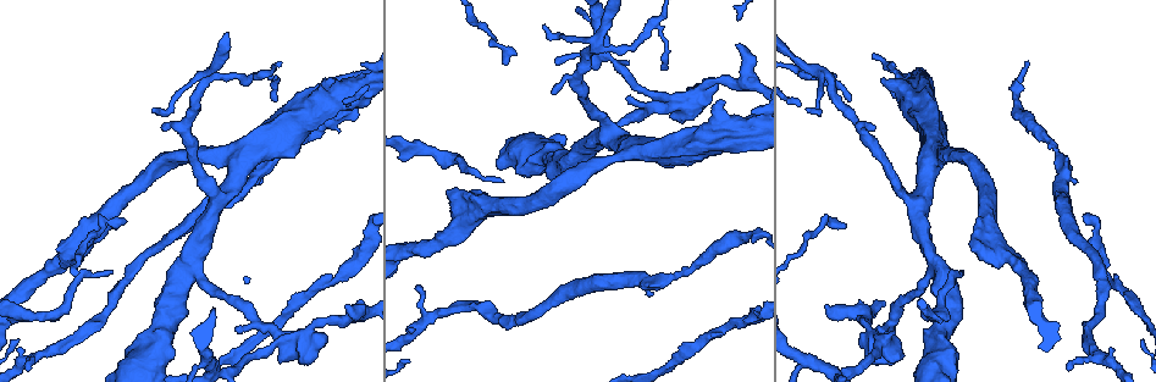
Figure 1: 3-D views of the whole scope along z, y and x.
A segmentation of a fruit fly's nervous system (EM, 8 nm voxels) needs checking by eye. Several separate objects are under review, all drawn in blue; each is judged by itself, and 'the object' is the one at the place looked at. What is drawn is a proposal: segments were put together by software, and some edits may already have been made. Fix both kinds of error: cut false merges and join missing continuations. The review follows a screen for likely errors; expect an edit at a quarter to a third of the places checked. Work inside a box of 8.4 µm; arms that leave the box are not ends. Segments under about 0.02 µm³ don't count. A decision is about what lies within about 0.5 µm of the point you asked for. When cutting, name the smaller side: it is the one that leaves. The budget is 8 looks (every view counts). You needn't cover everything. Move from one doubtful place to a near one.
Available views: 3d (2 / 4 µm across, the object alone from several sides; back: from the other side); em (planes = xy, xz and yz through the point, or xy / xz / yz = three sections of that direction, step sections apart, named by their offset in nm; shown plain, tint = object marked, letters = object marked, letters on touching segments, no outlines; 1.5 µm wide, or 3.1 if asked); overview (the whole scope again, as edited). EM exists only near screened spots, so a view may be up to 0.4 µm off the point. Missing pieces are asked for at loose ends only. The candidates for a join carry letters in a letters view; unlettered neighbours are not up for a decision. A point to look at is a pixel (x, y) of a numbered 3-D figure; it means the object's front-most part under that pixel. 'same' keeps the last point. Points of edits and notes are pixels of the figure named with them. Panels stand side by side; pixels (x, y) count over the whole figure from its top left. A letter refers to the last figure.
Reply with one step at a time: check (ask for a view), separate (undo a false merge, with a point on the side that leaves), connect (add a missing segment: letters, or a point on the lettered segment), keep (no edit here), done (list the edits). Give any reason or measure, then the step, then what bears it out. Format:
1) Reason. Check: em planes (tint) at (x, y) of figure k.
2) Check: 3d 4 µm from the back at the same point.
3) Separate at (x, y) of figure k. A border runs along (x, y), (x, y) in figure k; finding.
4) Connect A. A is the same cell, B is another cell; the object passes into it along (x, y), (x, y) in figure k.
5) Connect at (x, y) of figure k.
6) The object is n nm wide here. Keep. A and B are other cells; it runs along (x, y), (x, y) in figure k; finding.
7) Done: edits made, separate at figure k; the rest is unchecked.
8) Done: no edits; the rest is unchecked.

Check: 3d 2 µm at (808, 113) of figure 1.

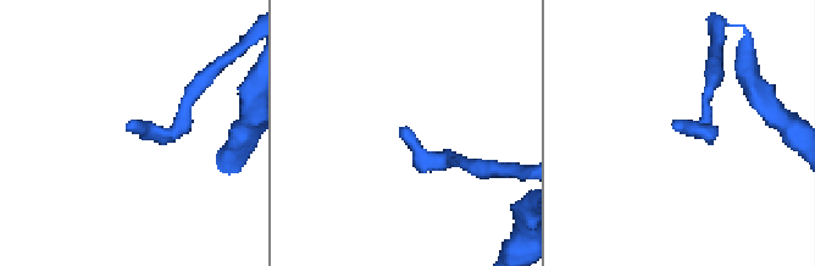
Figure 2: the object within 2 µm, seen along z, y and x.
Check: em planes (letters) at (676, 128) of figure 2.

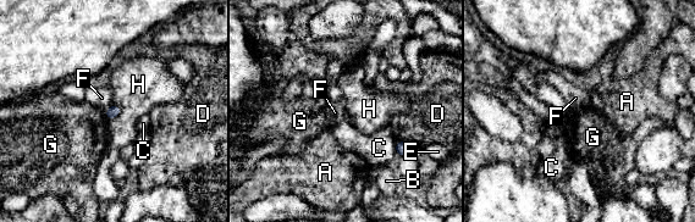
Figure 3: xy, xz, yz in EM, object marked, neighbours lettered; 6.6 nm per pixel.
The object is 80 nm wide here; the longest contact is with D, 130 nm. Keep. A, B, C, D, E, F, G and H are other cells; no lettered segment goes on from it.

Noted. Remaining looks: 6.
Abrupt turn. Check: em planes (letters) at (650, 30) of figure 1.

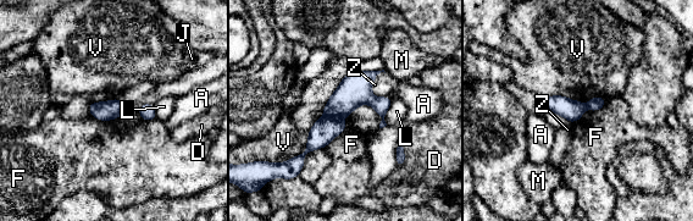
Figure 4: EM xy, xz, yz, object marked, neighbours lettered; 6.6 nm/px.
The object is 130 nm wide here. Separate at (354, 90) of figure 4. A, D, F, J, L, M, V and Z are other cells; a border runs along (325, 116), (334, 119) in figure 4; two cells meet here.

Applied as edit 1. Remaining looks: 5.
Redraw. Check: overview.

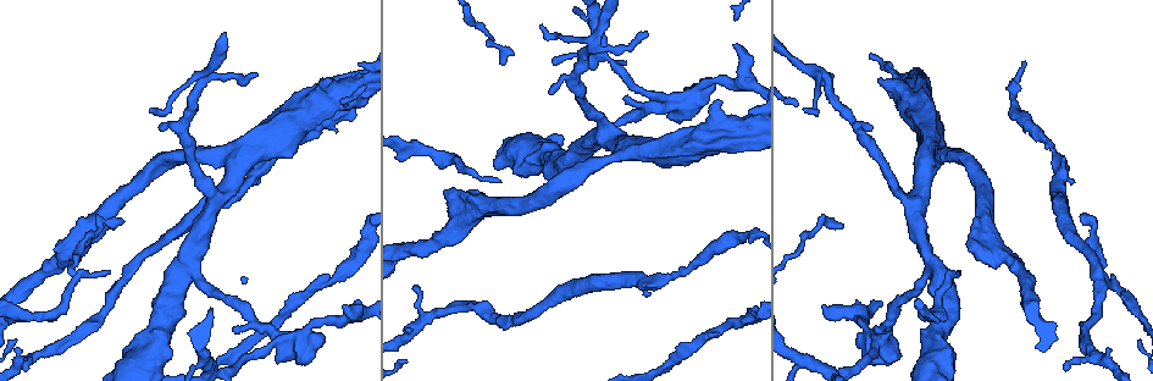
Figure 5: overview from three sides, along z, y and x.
Calibre changes. Check: em planes (letters) at (886, 338) of figure 5.

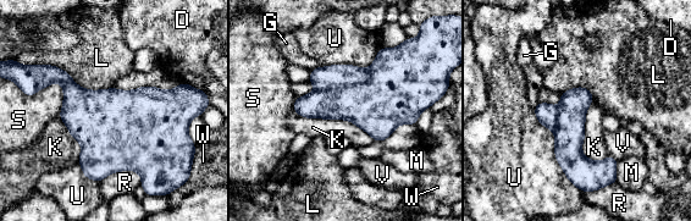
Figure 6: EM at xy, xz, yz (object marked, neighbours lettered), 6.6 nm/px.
The object is 220 nm wide here. Keep. D, G, K, L, M, R, S, U, V and W are other cells; it runs along (575, 90), (571, 160), (590, 182) in figure 6; continuous, no second cell.

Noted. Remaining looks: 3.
Done: edits made, separate at figure 4; the rest is unchecked.

